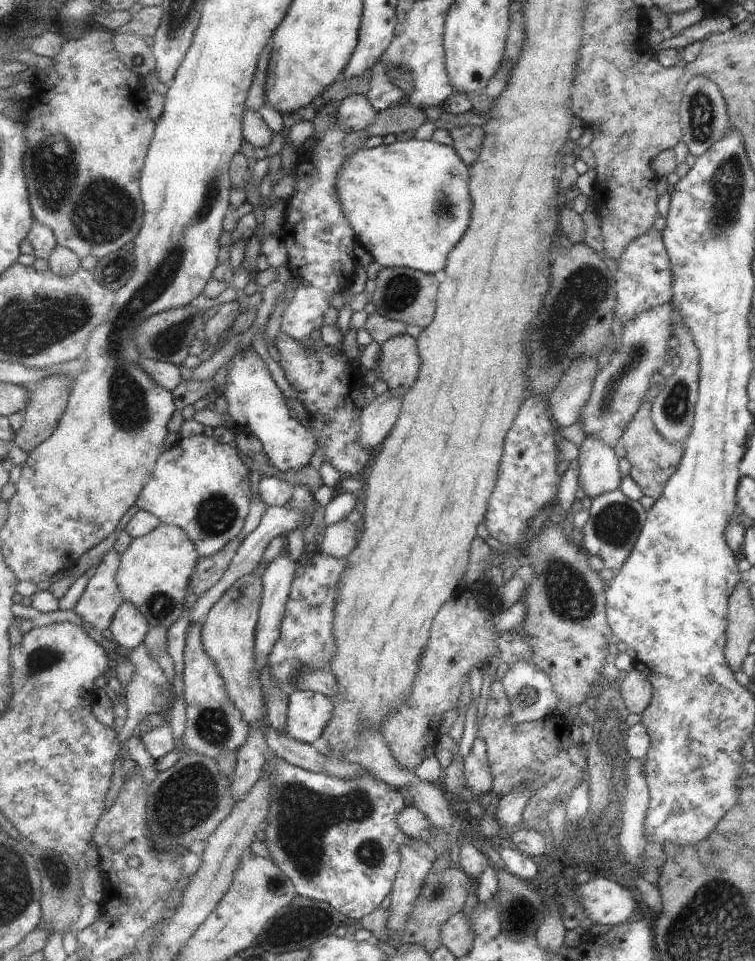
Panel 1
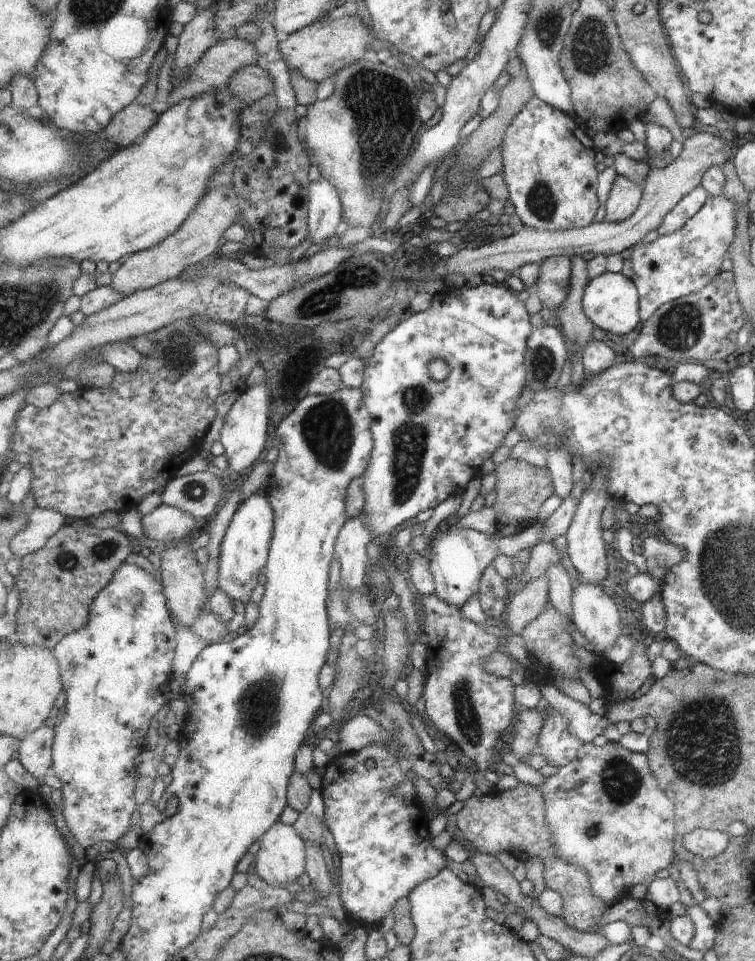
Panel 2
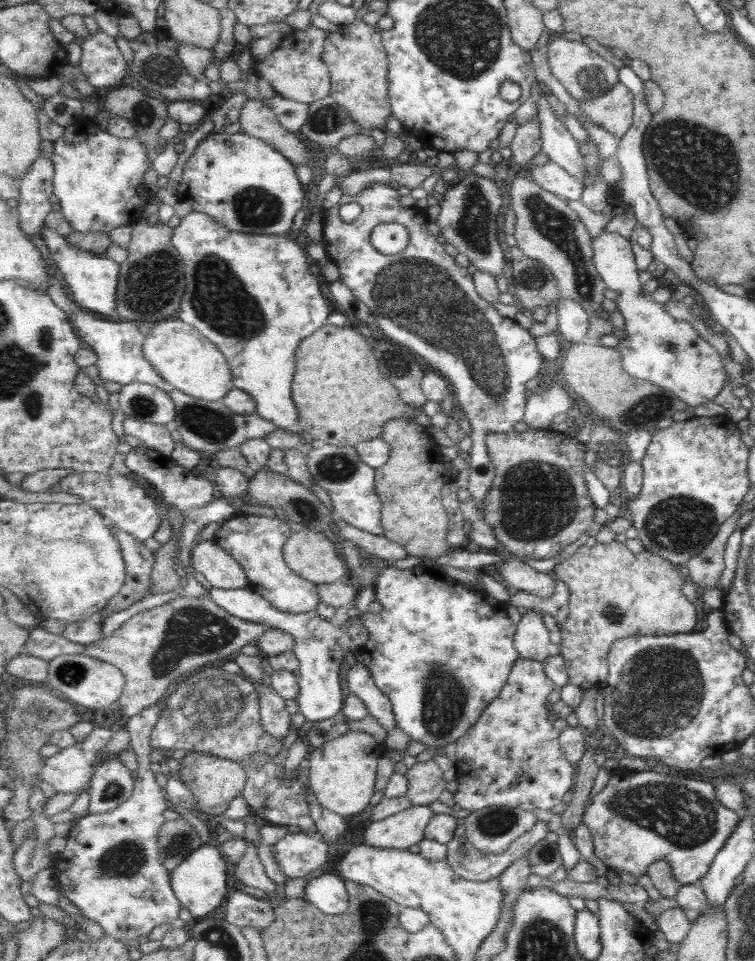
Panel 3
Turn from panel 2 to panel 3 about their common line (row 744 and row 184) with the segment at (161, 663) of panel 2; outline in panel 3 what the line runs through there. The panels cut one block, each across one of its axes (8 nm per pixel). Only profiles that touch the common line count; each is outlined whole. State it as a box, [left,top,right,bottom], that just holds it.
[48,120,154,232]

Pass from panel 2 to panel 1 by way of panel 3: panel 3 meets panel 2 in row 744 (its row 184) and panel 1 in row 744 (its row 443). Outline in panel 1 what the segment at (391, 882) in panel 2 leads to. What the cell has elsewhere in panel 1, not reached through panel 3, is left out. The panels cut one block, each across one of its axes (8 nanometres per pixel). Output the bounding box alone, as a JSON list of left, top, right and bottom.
[464,737,494,800]

